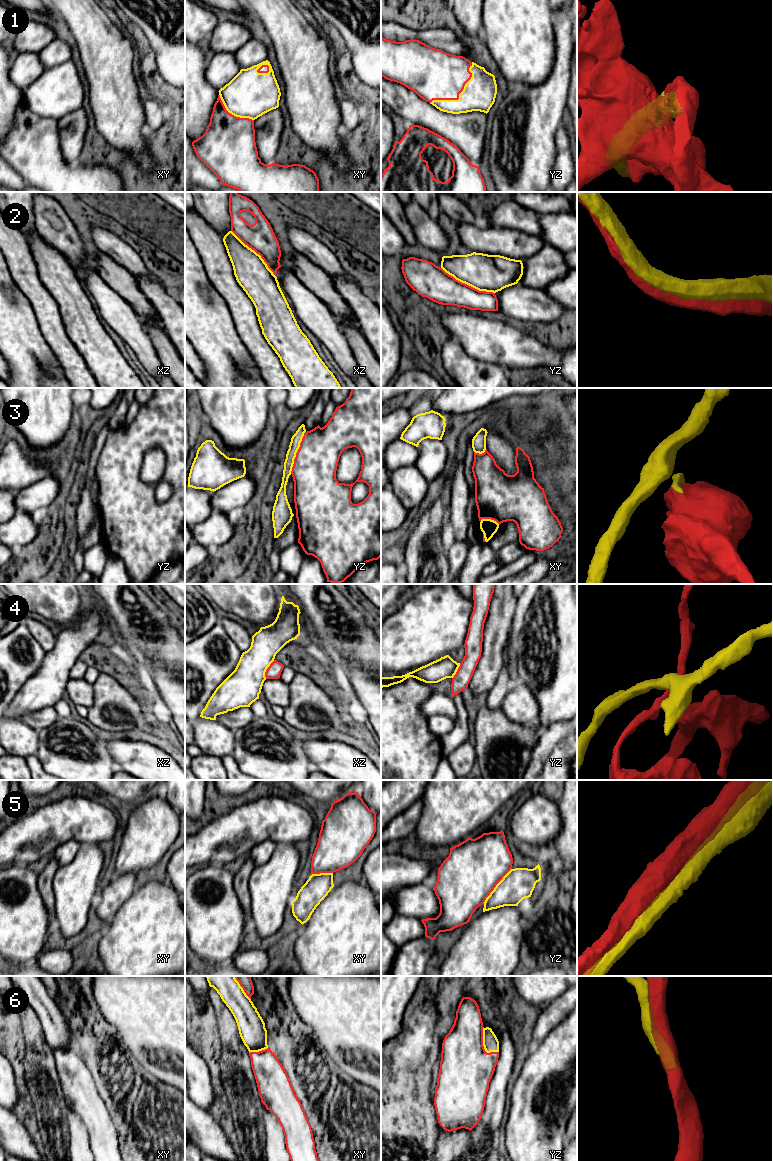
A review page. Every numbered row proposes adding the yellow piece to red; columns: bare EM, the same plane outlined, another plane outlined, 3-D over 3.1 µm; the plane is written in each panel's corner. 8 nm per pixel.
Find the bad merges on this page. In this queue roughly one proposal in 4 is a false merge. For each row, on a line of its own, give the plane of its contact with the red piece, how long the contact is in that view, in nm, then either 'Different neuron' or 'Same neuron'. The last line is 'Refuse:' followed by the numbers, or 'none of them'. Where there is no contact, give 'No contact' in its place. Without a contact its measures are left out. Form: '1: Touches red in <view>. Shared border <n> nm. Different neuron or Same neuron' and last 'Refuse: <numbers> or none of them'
1: Touches red in yz. Shared border 480 nm. Same neuron
2: Touches red in yz. Shared border 480 nm. Different neuron
3: Touches red in yz. Shared border 360 nm. Different neuron
4: Touches red in xz. Shared border 170 nm. Different neuron
5: Touches red in yz. Shared border 360 nm. Same neuron
6: Touches red in yz. Shared border 240 nm. Same neuron
Refuse: 2, 3, 4

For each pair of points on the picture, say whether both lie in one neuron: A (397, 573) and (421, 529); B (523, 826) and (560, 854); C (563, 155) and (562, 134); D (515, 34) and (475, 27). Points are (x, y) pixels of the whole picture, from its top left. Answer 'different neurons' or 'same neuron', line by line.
A: different neurons
B: different neurons
C: same neuron
D: different neurons

